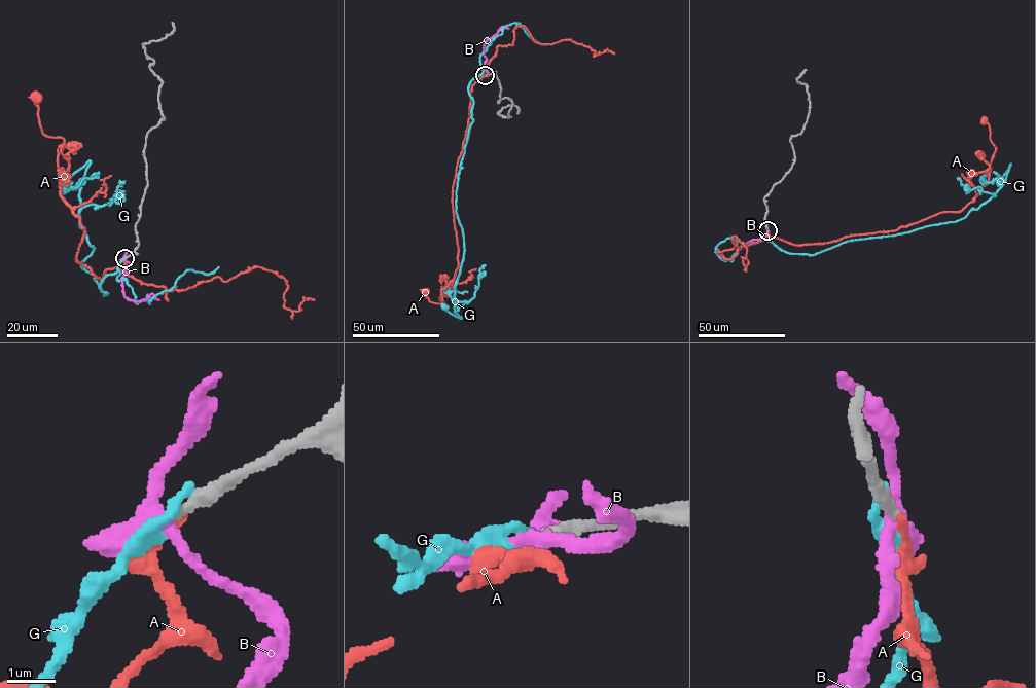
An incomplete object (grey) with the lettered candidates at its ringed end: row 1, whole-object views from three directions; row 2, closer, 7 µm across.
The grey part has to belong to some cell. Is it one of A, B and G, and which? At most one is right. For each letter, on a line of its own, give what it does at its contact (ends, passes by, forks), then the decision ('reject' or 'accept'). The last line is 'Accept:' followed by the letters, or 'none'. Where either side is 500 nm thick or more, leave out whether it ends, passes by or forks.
A: it ends; reject
B: it forks; reject
G: it ends; reject
Accept: none

